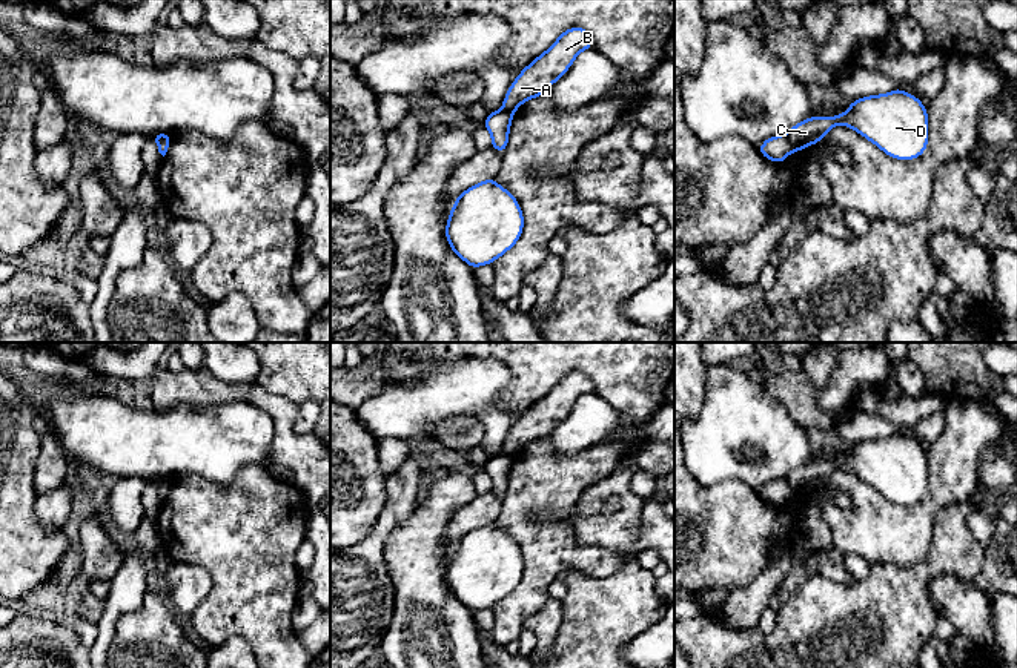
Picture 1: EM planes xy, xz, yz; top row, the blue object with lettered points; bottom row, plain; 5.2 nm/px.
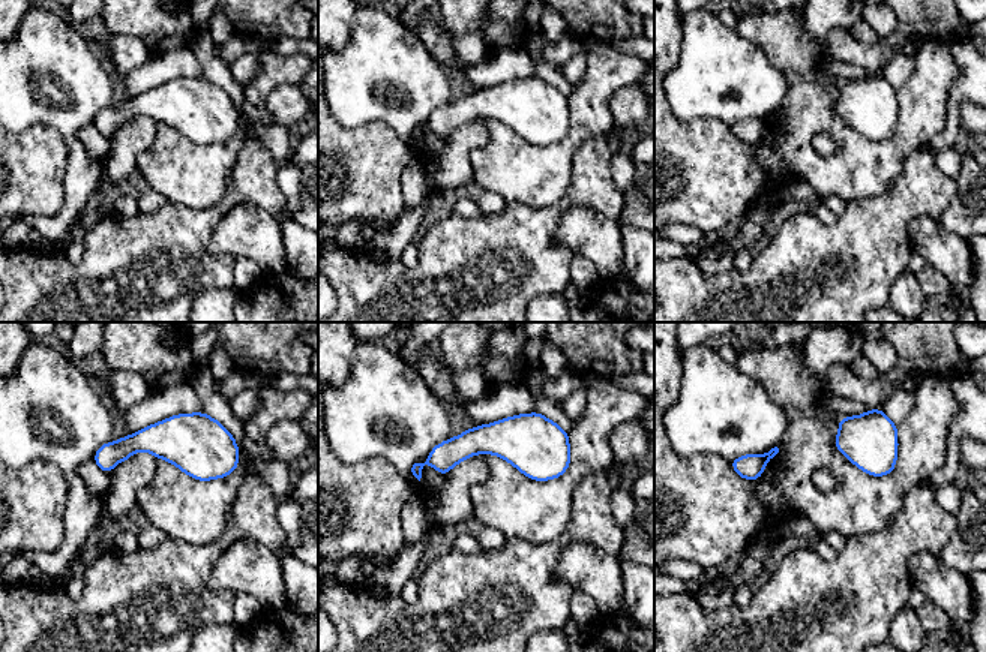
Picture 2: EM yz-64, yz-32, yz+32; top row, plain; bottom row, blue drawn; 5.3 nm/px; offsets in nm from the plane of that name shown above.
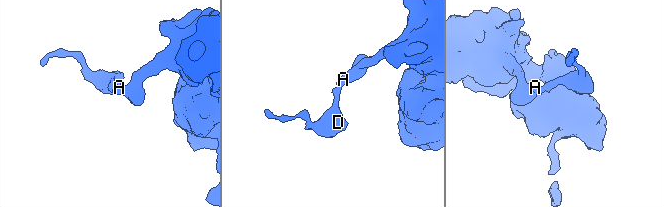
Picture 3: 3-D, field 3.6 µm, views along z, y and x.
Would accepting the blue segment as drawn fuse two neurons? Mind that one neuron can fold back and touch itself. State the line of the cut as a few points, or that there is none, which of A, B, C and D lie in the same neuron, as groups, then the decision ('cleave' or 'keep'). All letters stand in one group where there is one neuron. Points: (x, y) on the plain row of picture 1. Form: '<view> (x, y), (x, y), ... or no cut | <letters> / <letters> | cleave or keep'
yz (785, 479), (793, 495) | A B / C D | cleave

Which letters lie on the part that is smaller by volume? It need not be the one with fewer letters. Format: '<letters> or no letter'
C, D

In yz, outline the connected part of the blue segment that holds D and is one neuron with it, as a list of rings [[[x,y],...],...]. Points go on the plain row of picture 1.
[[[897,432],[859,442],[850,447],[845,458],[810,461],[794,468],[787,476],[793,496],[819,487],[836,468],[846,468],[896,504],[914,504],[928,490],[926,451],[917,441]]]

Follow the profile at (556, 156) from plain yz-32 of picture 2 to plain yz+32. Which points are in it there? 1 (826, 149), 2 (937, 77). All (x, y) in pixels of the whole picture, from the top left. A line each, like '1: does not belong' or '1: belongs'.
1: does not belong
2: belongs

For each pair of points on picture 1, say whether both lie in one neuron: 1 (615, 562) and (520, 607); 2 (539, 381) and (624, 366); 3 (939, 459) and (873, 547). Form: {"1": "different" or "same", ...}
{"1": "same", "2": "same", "3": "same"}

